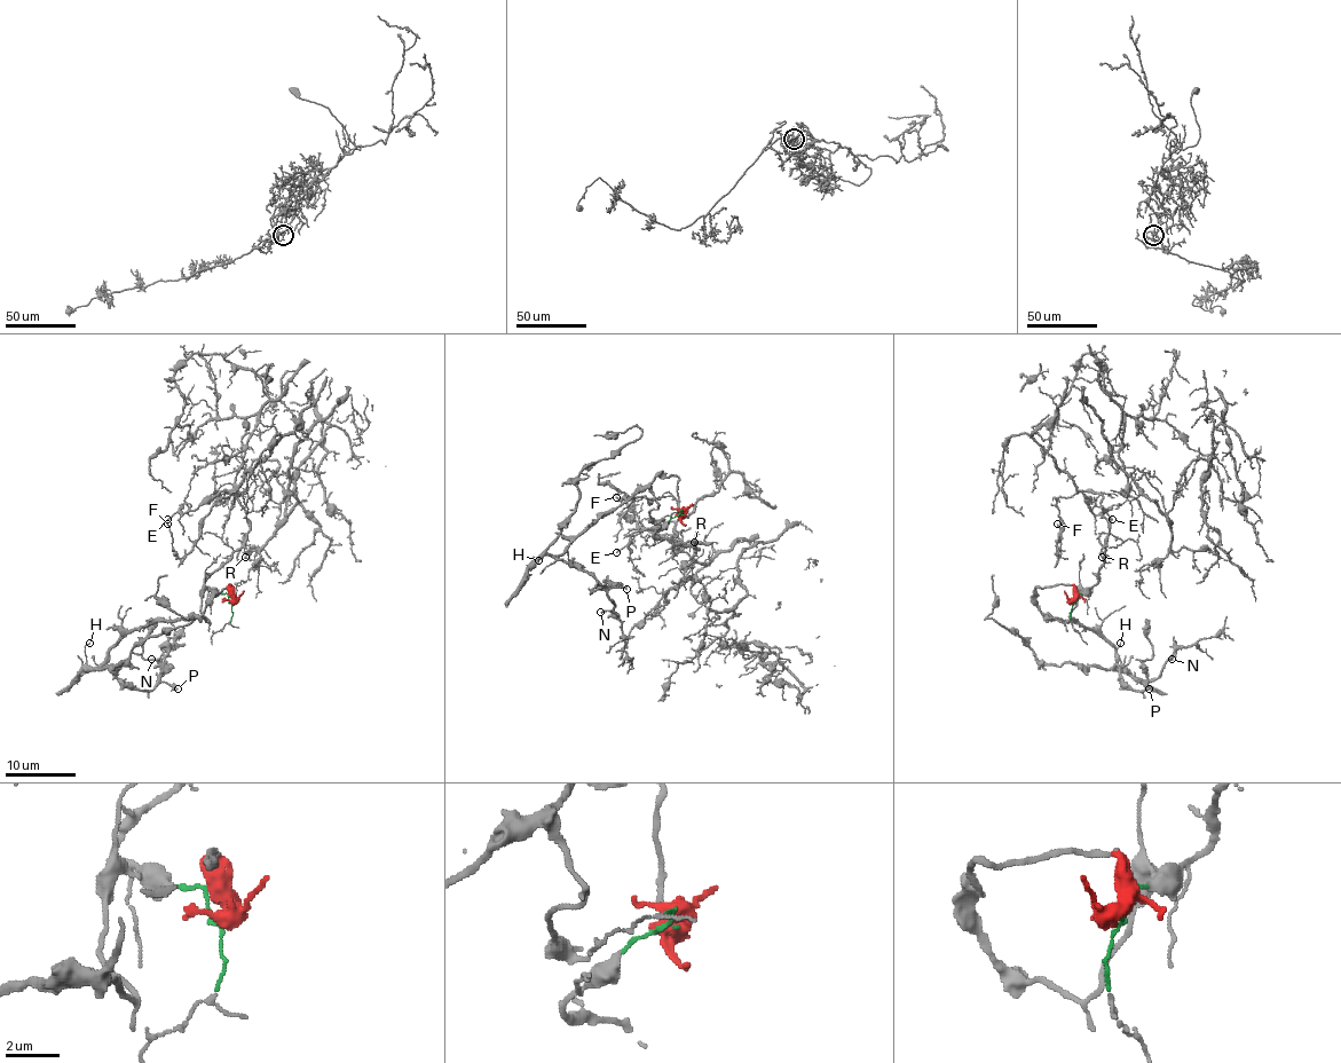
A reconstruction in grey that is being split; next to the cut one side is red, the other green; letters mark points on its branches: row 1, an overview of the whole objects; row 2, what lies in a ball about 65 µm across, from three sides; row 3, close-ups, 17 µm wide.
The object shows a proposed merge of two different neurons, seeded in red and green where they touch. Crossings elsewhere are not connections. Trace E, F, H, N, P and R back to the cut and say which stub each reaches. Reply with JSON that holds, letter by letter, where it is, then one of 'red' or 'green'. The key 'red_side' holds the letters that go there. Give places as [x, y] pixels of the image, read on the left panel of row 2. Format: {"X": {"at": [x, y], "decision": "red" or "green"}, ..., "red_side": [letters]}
{"E": {"at": [167, 519], "decision": "green"}, "F": {"at": [167, 524], "decision": "green"}, "H": {"at": [89, 643], "decision": "red"}, "N": {"at": [151, 659], "decision": "red"}, "P": {"at": [178, 689], "decision": "red"}, "R": {"at": [245, 557], "decision": "green"}, "red_side": ["H", "N", "P"]}

